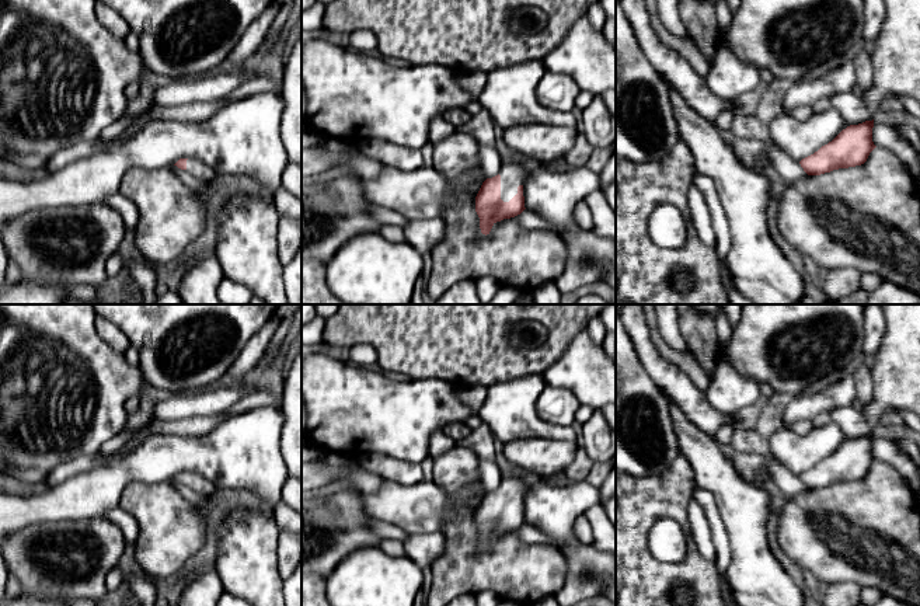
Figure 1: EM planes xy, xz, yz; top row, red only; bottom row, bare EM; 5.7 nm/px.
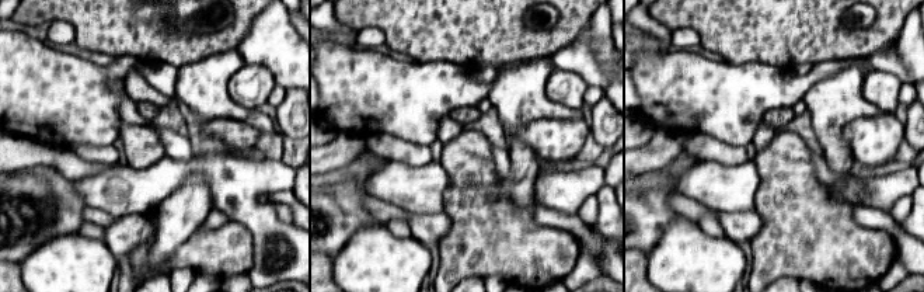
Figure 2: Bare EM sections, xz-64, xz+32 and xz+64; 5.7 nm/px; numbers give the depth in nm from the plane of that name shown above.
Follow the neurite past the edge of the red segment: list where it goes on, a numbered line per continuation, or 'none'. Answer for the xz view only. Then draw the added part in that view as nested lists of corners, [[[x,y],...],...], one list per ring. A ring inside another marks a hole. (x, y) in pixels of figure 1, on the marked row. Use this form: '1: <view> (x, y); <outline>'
1: xz (513, 170); [[[523,154],[502,160],[501,168],[501,199],[509,202],[516,194],[518,187],[523,185],[530,163]]]

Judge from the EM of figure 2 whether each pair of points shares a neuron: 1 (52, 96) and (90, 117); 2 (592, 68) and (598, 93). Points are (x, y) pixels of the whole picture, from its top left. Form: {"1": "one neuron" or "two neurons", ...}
{"1": "one neuron", "2": "two neurons"}

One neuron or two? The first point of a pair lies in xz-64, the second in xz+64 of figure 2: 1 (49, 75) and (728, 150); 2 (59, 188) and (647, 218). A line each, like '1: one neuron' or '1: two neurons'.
1: two neurons
2: one neuron

